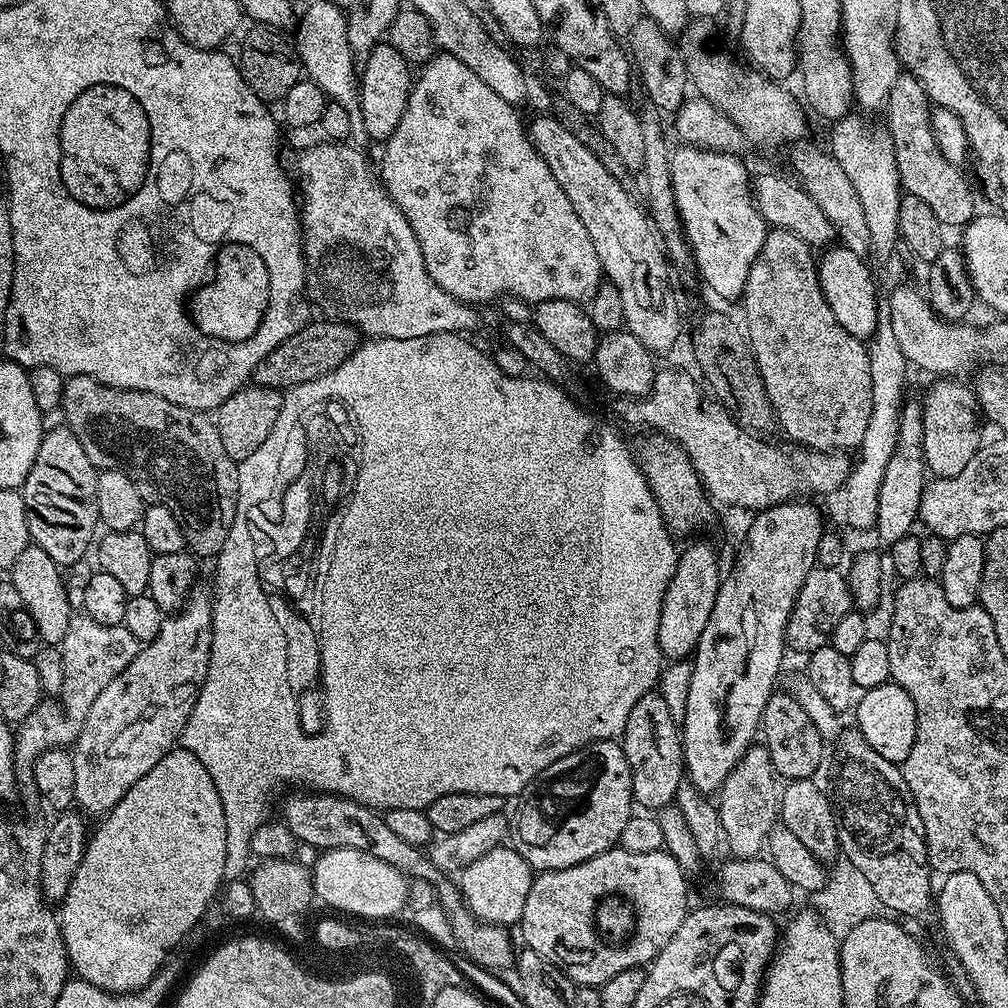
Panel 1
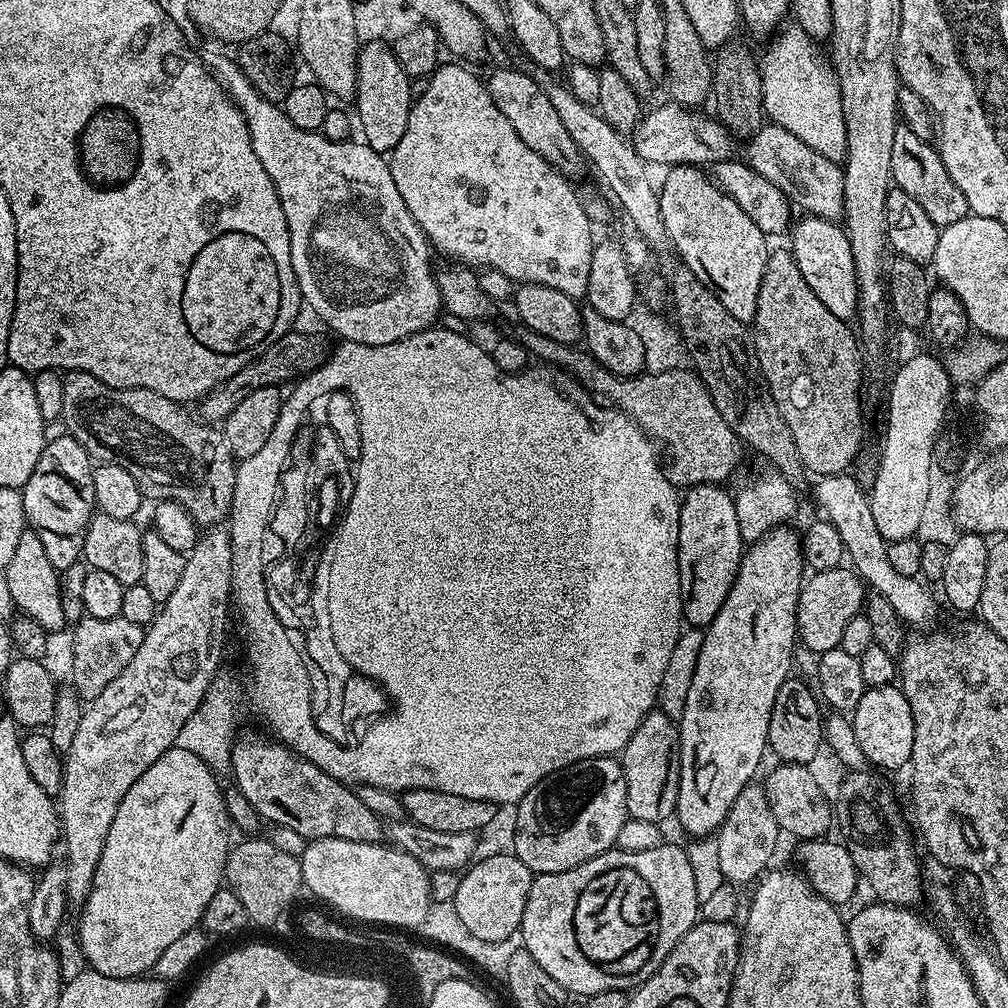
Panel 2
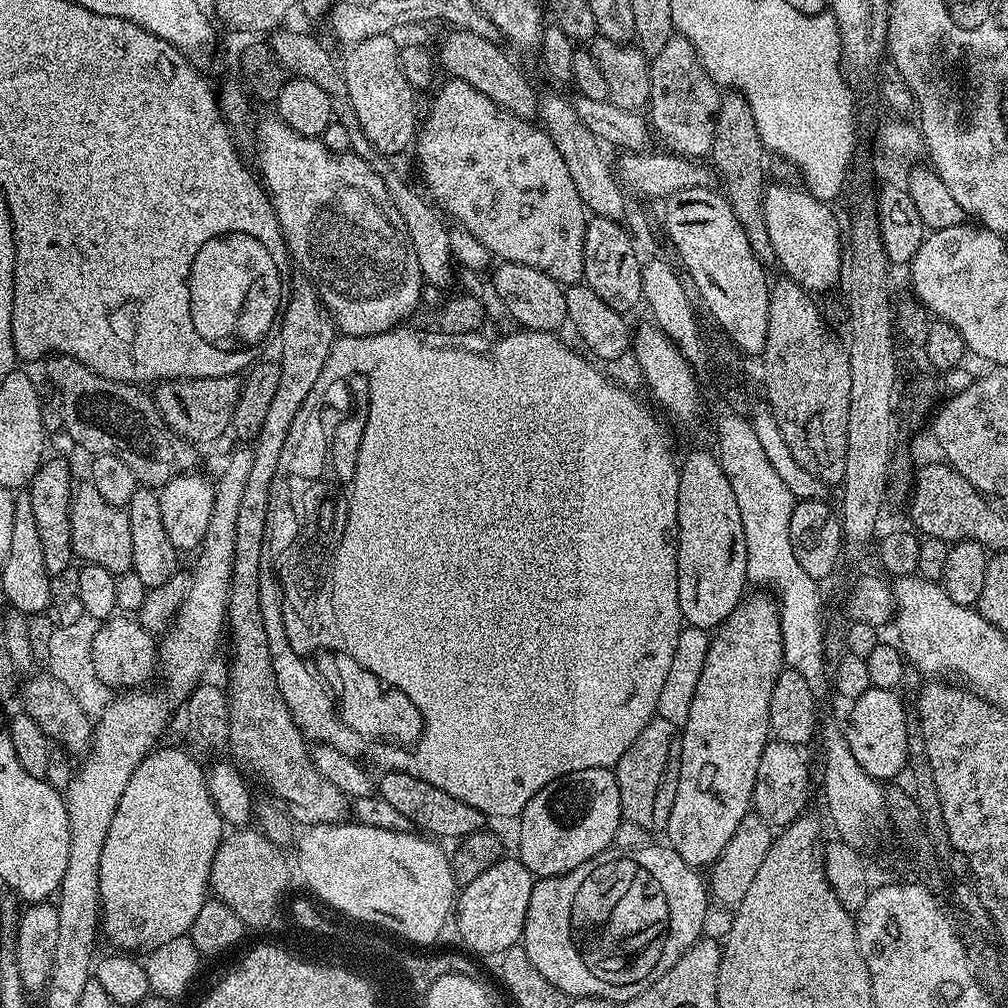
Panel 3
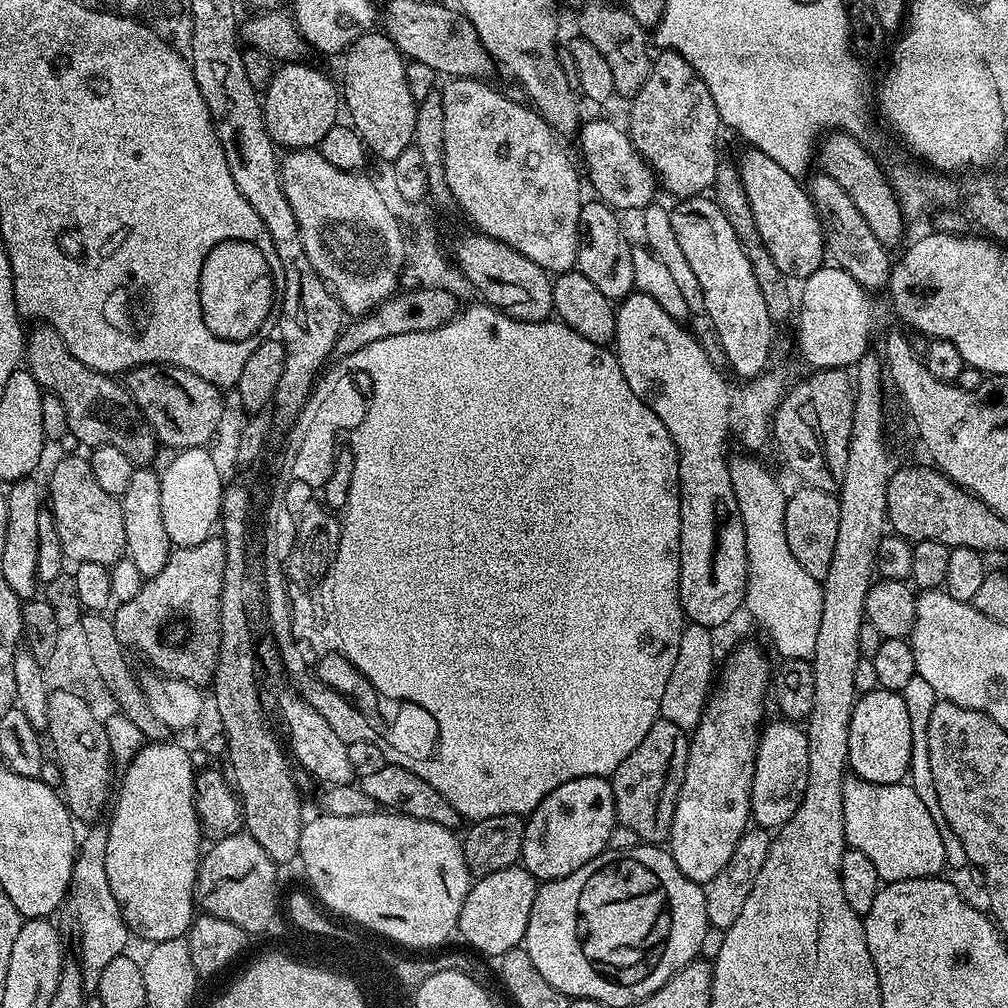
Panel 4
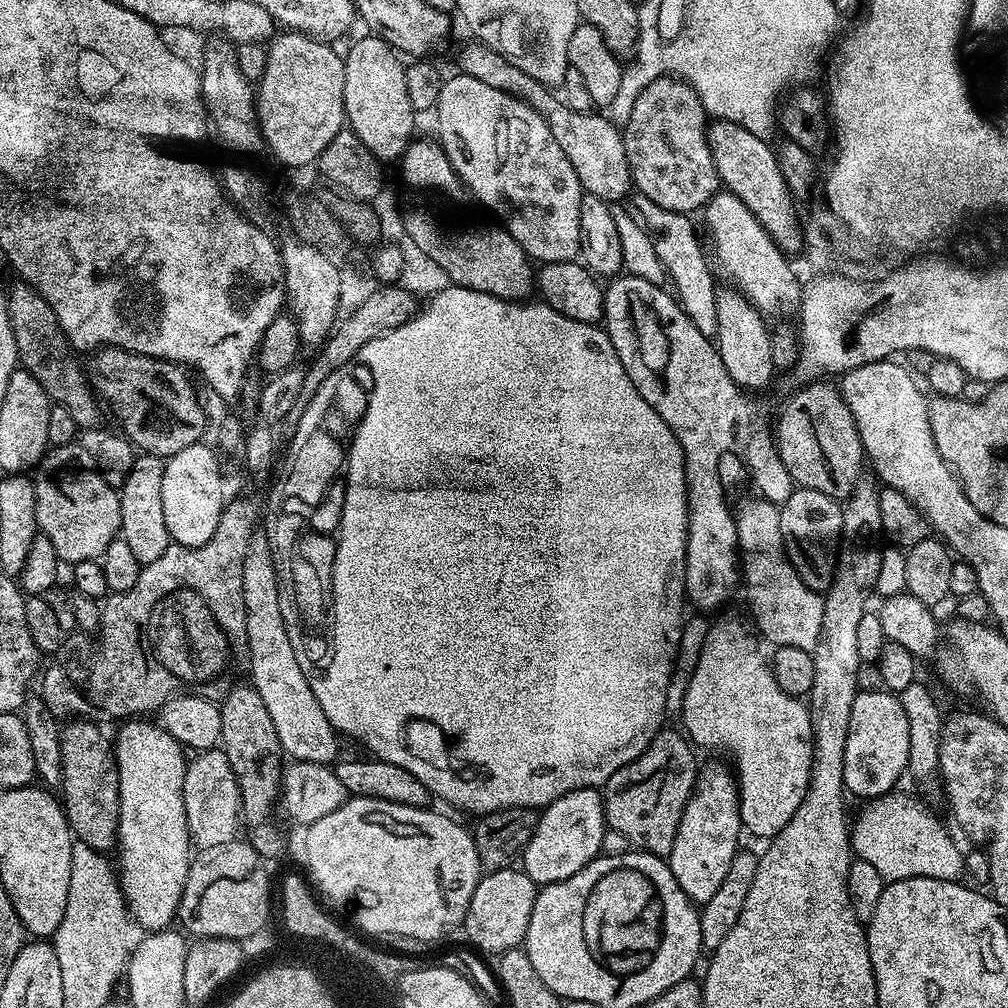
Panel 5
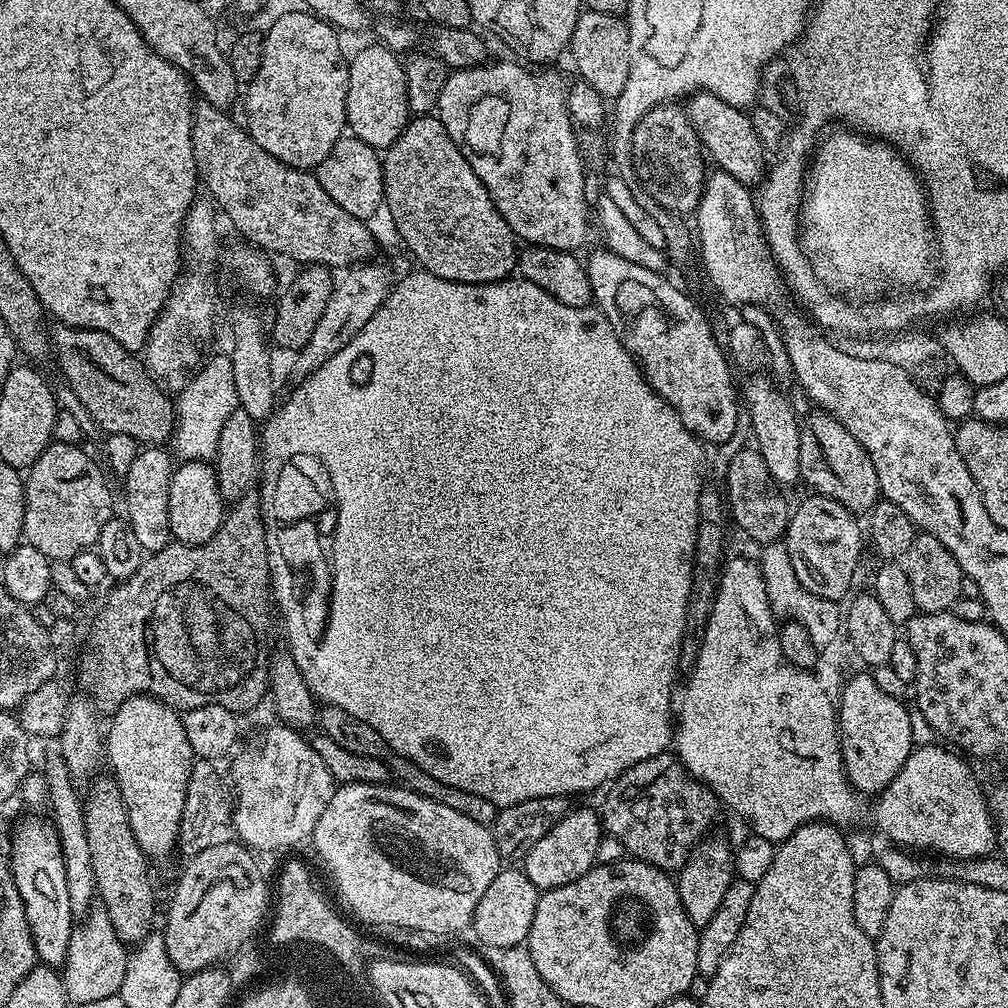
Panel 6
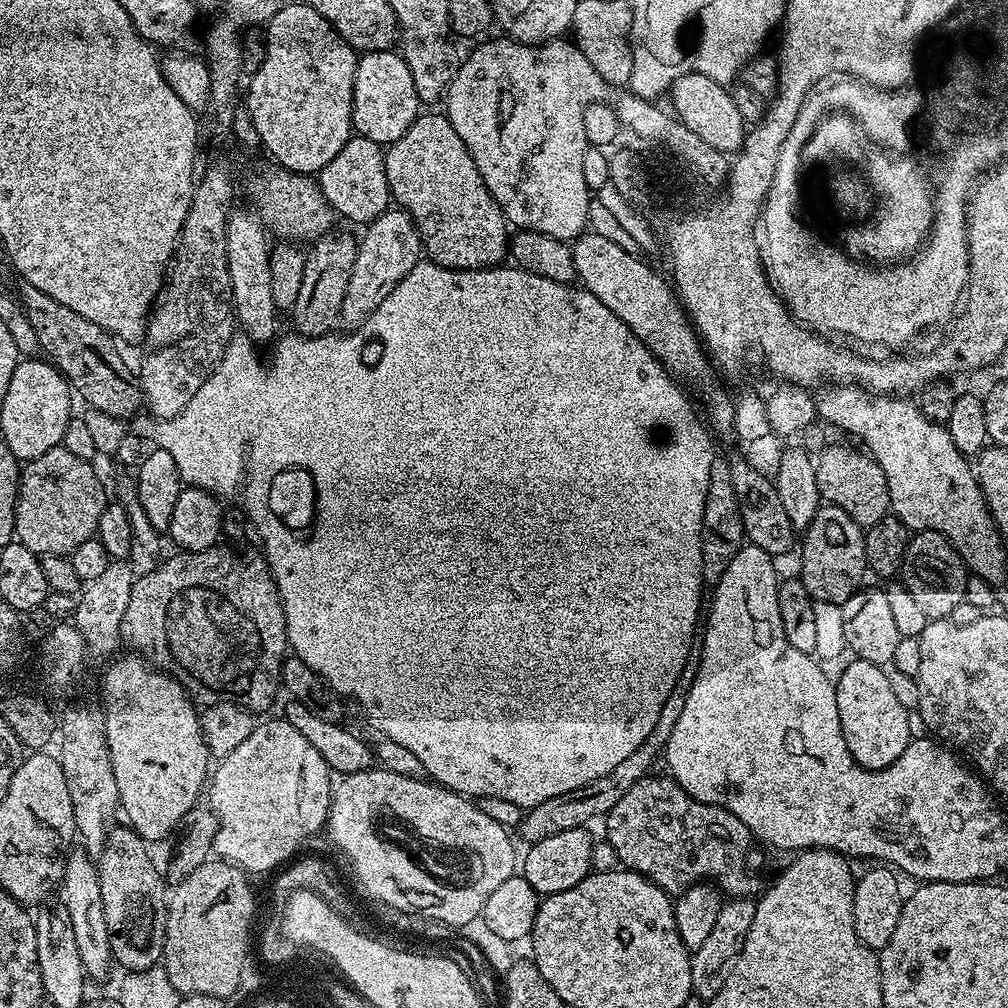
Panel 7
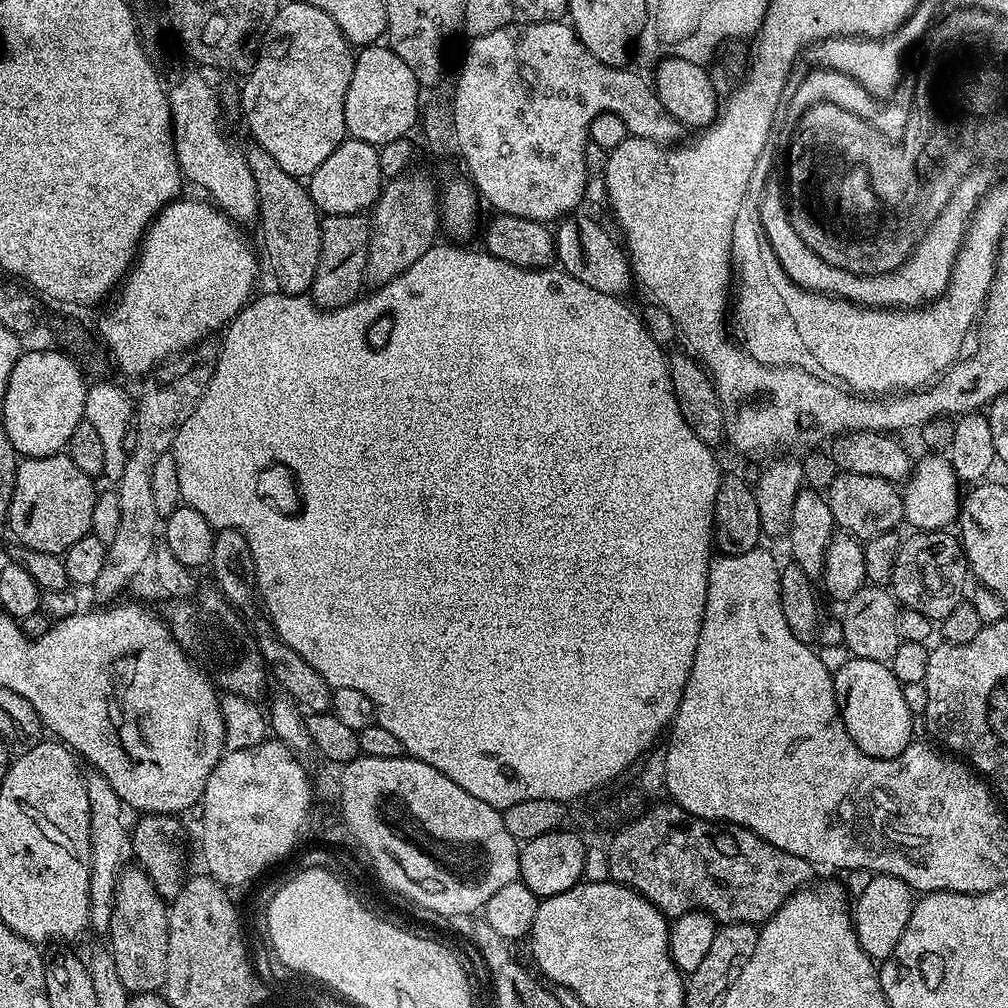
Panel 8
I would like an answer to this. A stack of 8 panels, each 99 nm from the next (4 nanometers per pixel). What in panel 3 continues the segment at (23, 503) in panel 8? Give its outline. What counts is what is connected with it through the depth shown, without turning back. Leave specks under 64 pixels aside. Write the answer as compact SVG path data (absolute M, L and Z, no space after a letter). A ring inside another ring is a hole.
M84 482L81 488L79 485L73 491L70 538L72 539L72 551L77 561L102 566L116 577L132 571L134 545L130 538L127 511L110 506L110 502L105 502L102 494L94 490L91 482Z

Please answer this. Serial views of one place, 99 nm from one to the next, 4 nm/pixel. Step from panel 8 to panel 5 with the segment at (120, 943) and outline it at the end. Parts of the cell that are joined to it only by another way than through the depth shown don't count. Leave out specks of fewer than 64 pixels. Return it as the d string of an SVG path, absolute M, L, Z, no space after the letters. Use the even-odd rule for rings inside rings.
M76 718L59 733L64 813L77 841L86 843L103 854L117 847L120 822L120 783L116 753L104 732L88 718ZM73 723L73 724L70 724Z

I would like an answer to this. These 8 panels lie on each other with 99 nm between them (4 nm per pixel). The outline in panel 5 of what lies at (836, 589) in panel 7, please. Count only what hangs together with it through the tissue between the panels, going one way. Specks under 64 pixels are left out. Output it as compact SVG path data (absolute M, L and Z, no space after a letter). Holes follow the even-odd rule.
M797 487L795 492L786 500L784 504L779 505L780 517L782 518L782 538L784 539L784 548L788 551L790 562L796 568L796 573L818 593L825 593L832 584L832 577L836 574L836 562L838 553L842 547L842 537L844 535L844 510L837 501L831 496L822 494L818 490Z

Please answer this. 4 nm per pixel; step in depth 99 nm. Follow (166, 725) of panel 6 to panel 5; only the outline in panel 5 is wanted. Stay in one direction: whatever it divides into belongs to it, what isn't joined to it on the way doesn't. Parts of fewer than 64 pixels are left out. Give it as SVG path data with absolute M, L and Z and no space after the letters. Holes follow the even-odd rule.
M132 718L127 722L119 725L120 733L117 734L116 740L114 736L114 751L116 753L116 769L118 770L118 782L120 783L120 822L118 834L116 835L116 843L118 845L118 853L120 852L120 866L118 864L119 886L124 896L124 903L127 905L129 917L133 921L136 920L144 927L145 933L161 932L164 929L171 929L174 921L177 919L180 911L180 899L182 898L182 890L186 886L186 878L188 877L188 868L192 864L194 855L194 847L192 844L192 836L188 831L186 818L186 806L183 804L183 774L186 765L185 749L177 740L159 723L152 724L148 718Z

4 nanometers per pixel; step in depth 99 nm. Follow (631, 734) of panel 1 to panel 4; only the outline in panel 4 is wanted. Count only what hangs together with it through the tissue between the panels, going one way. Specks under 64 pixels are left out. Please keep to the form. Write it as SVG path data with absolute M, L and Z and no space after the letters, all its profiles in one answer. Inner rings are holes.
M658 718L646 733L646 738L618 766L610 777L616 818L619 824L634 830L641 842L663 845L672 829L676 799L682 790L688 761L689 733L673 722Z

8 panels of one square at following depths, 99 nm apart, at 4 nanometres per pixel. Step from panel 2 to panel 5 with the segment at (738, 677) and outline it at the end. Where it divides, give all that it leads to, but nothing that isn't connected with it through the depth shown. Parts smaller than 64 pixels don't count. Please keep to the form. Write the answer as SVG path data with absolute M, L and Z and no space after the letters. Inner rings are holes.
M708 764L696 774L696 789L688 799L686 810L678 824L678 834L674 834L674 846L666 857L678 886L693 904L702 906L714 898L730 862L736 856L740 844L740 786L733 769L724 764Z

